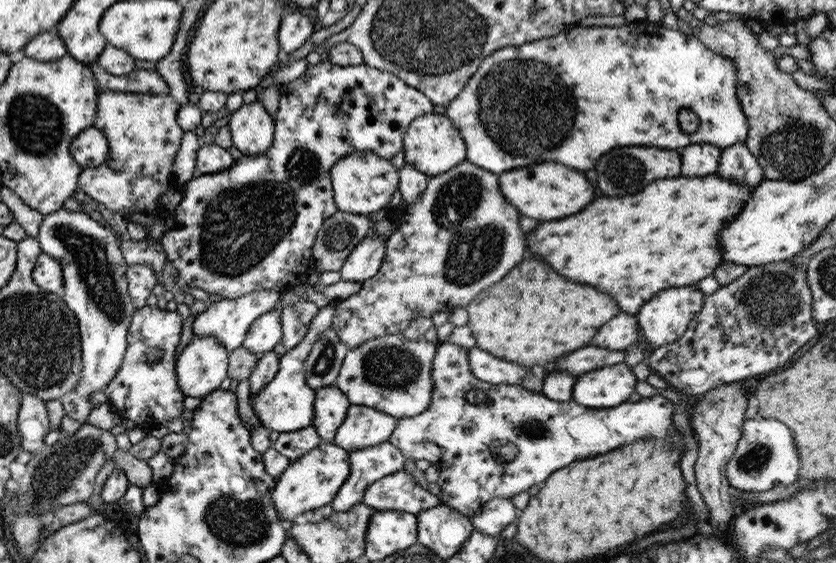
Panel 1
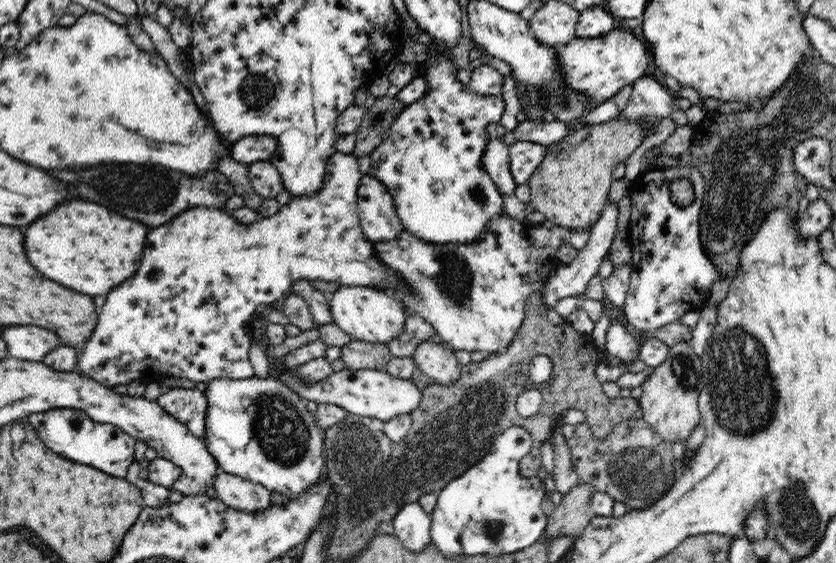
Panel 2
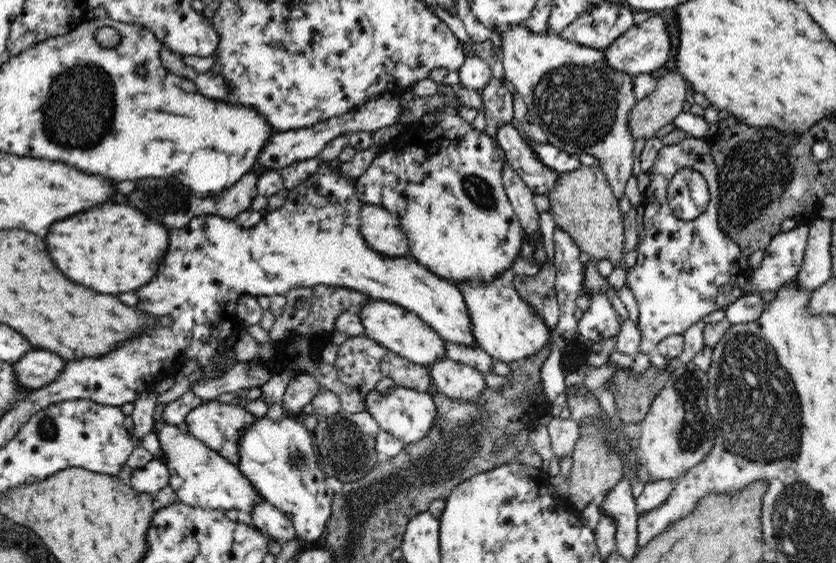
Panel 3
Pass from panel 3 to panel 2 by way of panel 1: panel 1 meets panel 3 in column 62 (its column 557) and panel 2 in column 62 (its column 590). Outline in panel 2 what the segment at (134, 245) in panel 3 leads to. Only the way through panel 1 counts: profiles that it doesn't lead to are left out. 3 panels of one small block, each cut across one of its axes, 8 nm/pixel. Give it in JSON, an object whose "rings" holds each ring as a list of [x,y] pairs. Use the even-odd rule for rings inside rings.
{"rings":[[[66,202],[24,230],[30,264],[46,278],[80,294],[96,296],[134,274],[146,240],[146,226],[90,202]]]}

